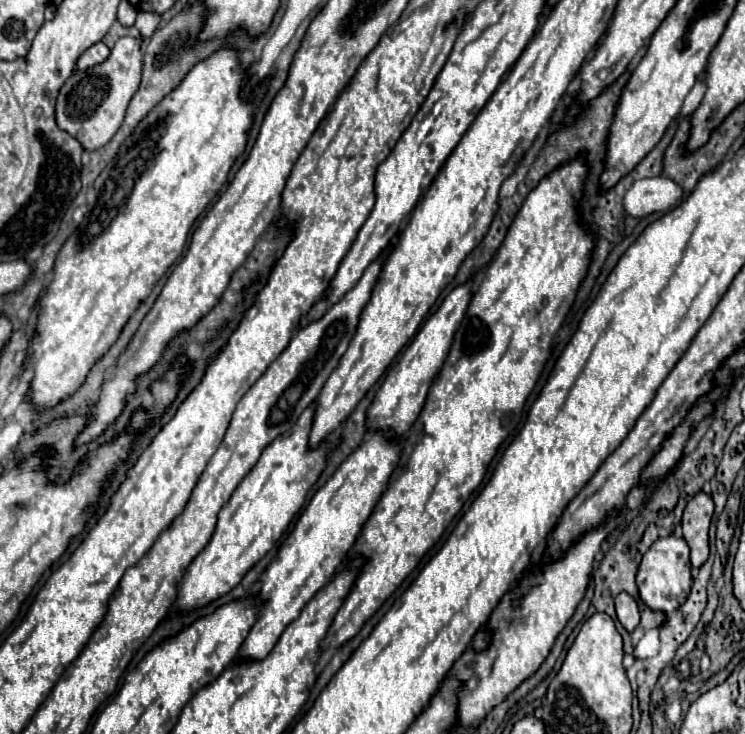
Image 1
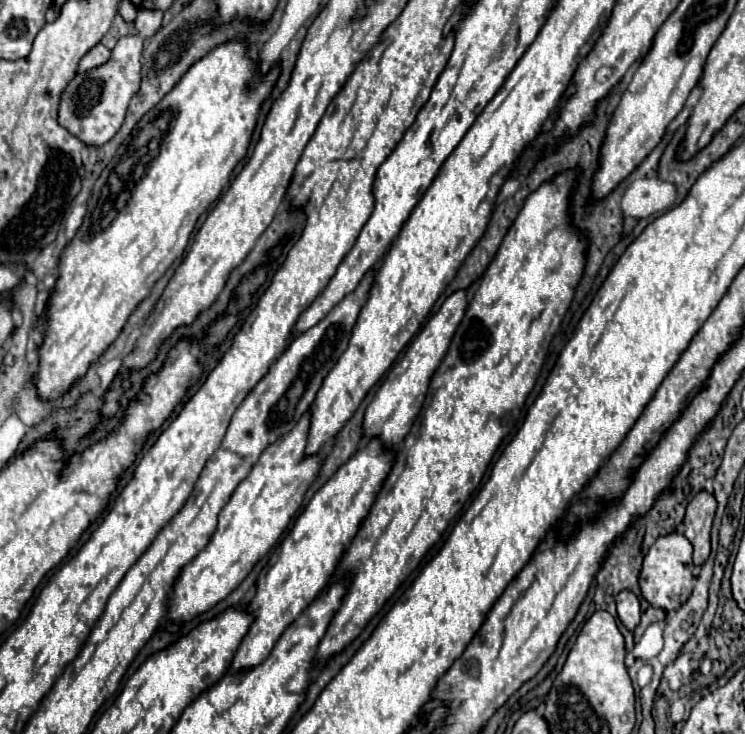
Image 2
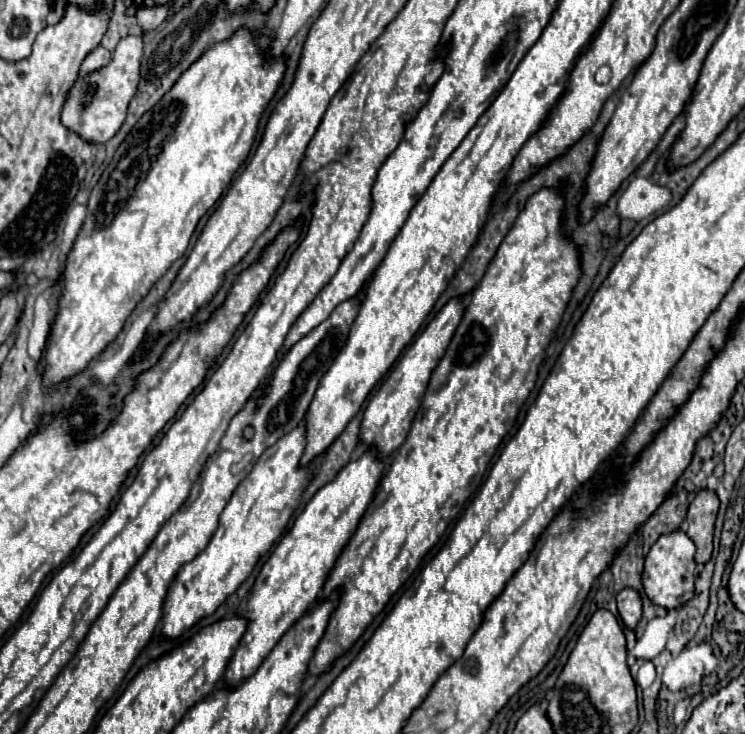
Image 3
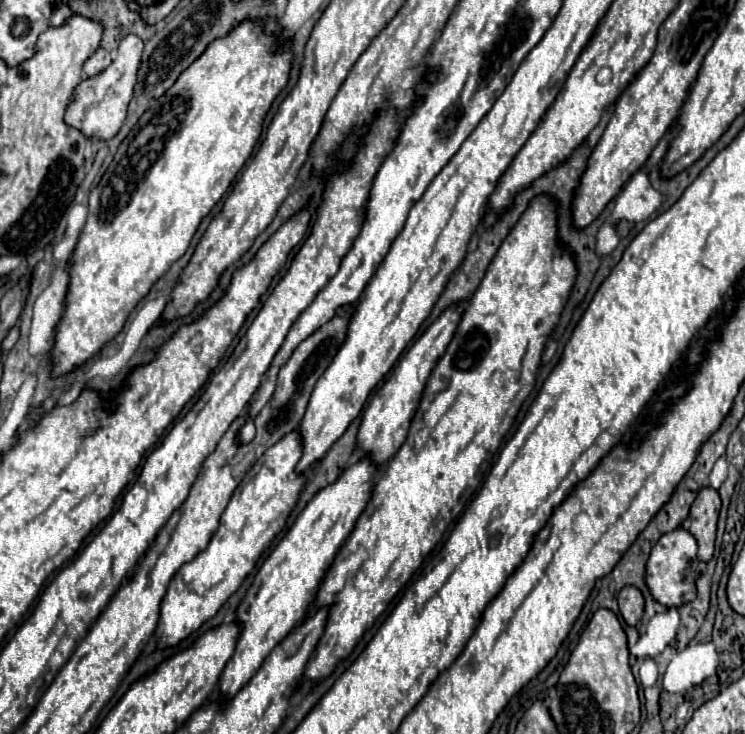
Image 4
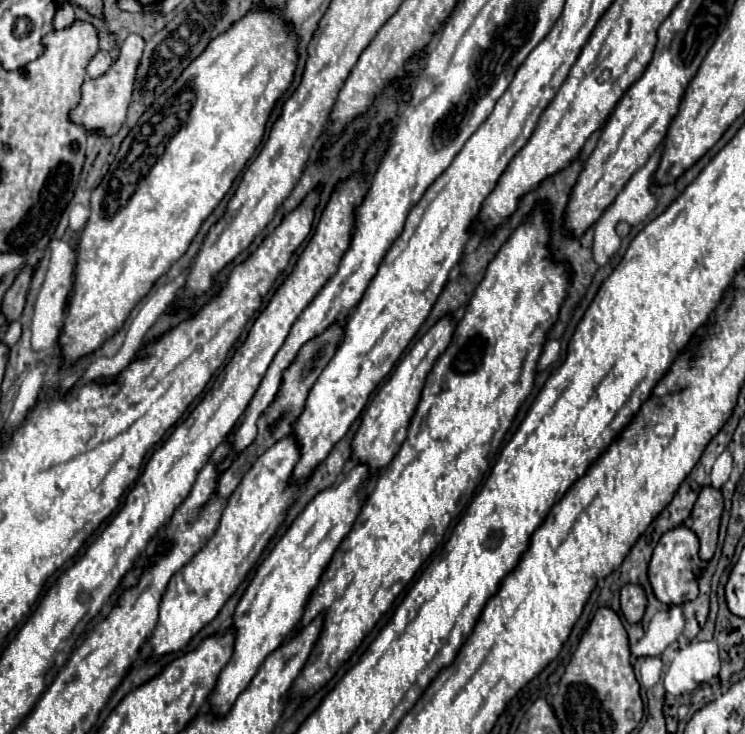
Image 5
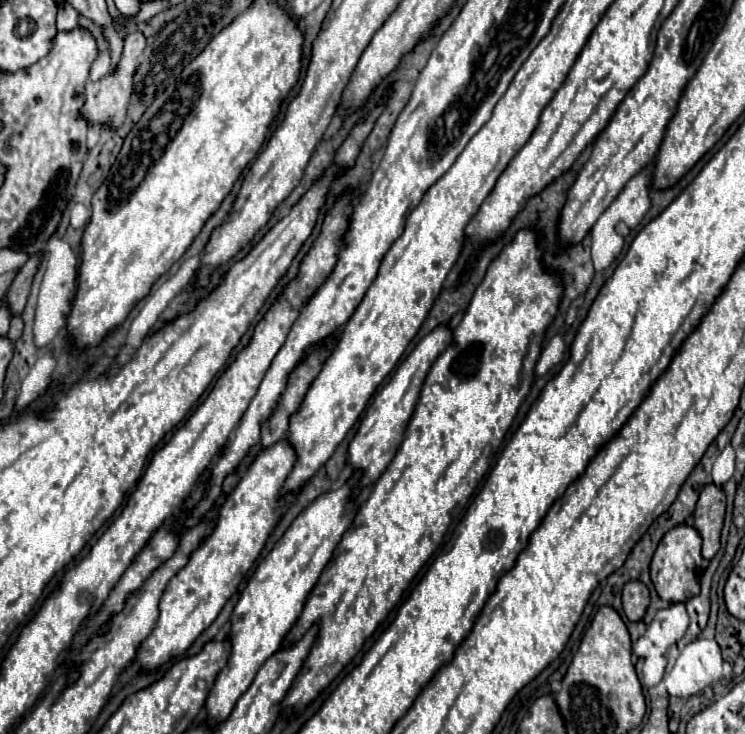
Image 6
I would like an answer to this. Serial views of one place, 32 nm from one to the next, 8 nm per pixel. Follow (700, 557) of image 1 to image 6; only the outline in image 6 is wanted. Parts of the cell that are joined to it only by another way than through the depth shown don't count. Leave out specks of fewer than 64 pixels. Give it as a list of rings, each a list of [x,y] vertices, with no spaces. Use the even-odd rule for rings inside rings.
[[[706,484],[694,512],[694,528],[702,536],[702,556],[710,560],[720,550],[720,536],[724,528],[726,496],[716,484]]]

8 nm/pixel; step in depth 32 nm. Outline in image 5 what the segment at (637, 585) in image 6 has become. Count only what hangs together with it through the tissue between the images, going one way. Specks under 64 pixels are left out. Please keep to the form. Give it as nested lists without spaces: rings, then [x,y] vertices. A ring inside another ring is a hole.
[[[628,584],[622,588],[620,606],[622,606],[622,612],[630,624],[636,624],[642,620],[646,604],[648,604],[648,598],[646,598],[646,592],[642,586]]]

